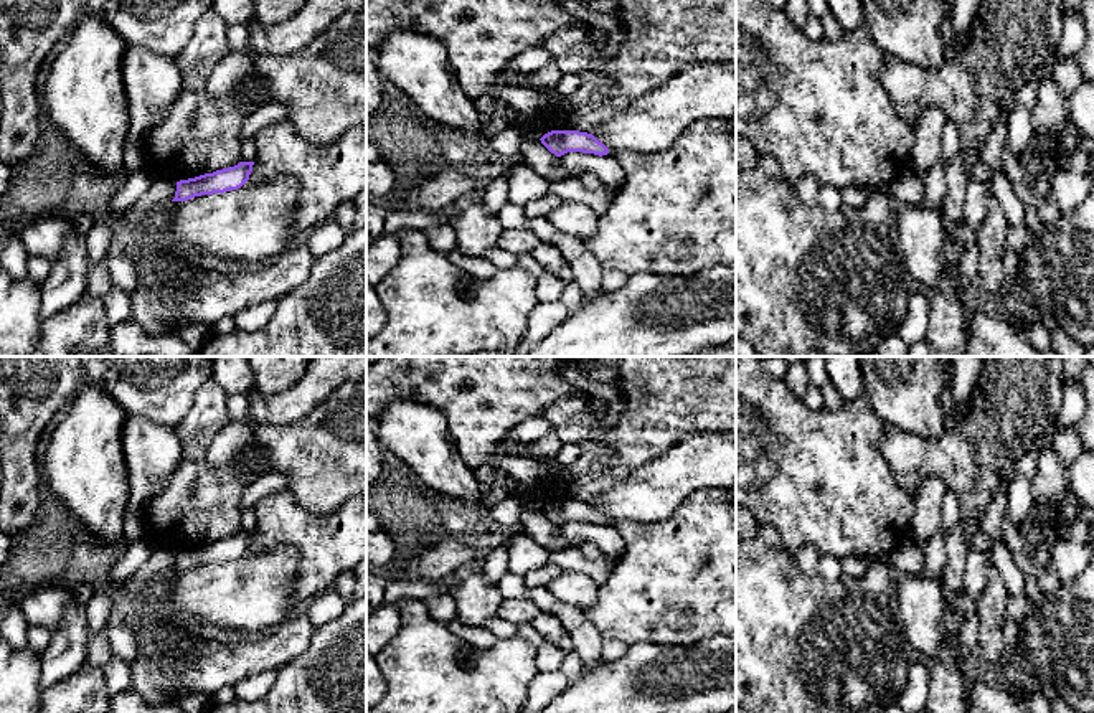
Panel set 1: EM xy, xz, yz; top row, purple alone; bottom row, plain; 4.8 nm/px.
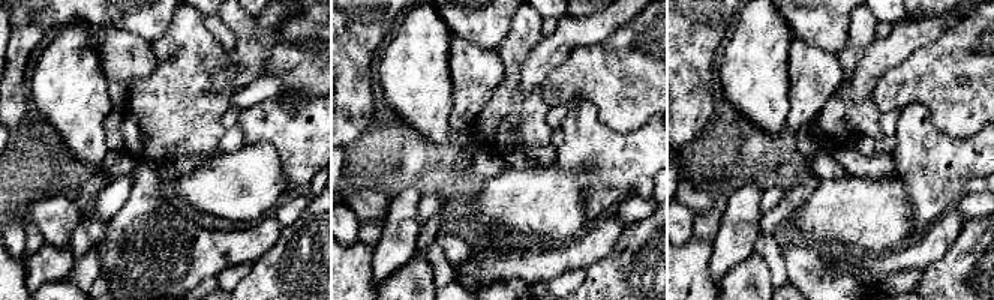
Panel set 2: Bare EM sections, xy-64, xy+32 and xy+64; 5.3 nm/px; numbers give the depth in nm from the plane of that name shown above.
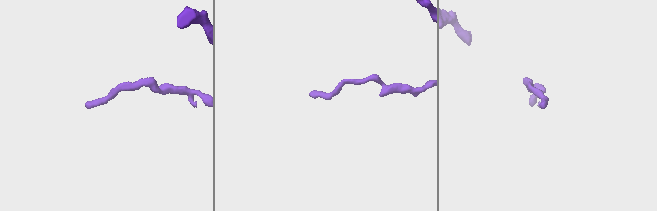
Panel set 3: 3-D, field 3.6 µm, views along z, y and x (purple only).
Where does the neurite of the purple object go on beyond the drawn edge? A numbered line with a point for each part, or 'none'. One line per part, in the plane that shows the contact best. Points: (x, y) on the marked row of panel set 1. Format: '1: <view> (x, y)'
1: xz (533, 152)

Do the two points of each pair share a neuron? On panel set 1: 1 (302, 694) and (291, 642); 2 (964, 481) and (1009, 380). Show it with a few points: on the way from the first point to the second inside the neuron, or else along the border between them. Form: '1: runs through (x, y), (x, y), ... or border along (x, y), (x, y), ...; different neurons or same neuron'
1: border along (317, 626), (309, 646), (276, 670); different neurons
2: runs through (972, 456), (1000, 426), (1009, 405); same neuron

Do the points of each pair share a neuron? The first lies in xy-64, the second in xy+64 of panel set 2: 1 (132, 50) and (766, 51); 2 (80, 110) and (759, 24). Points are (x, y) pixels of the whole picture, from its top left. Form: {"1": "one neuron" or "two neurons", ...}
{"1": "two neurons", "2": "one neuron"}

